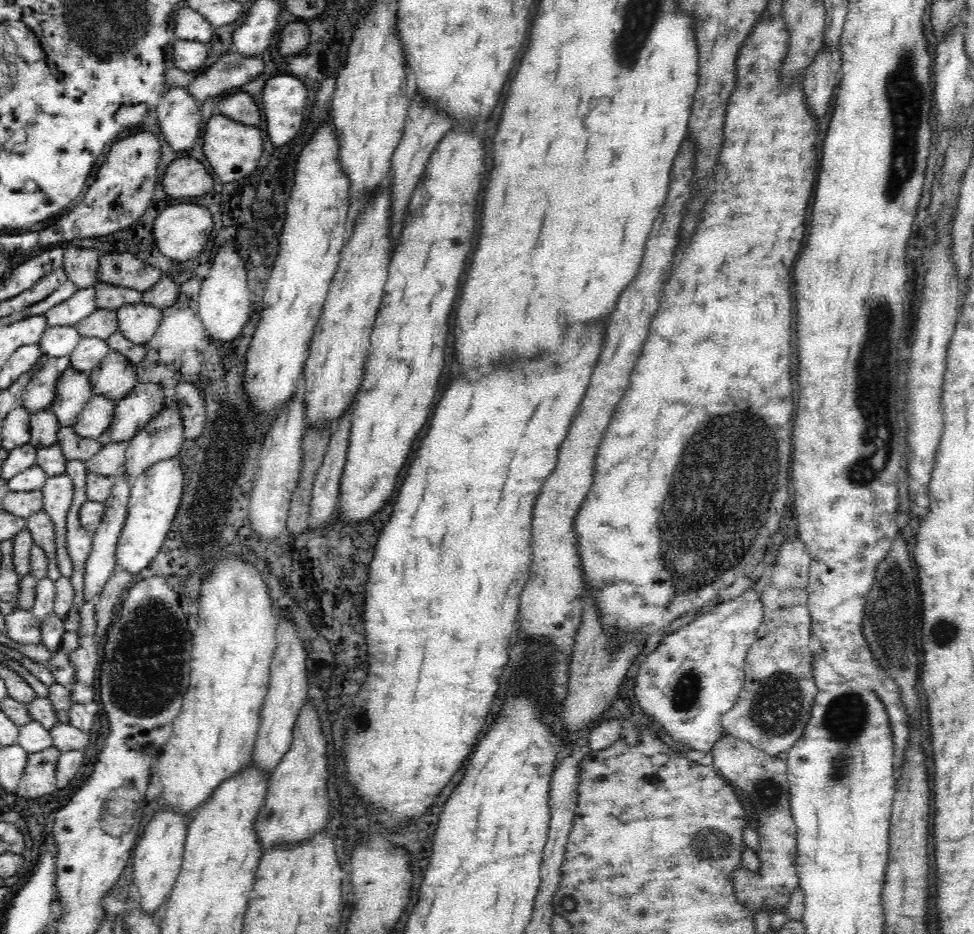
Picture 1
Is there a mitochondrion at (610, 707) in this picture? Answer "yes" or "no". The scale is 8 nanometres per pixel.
no

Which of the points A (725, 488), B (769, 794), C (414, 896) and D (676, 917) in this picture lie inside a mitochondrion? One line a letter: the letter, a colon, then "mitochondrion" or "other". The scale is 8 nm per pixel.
A: mitochondrion
B: mitochondrion
C: other
D: other

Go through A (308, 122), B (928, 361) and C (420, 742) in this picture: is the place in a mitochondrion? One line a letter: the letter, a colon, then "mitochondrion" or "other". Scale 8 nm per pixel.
A: other
B: other
C: other

